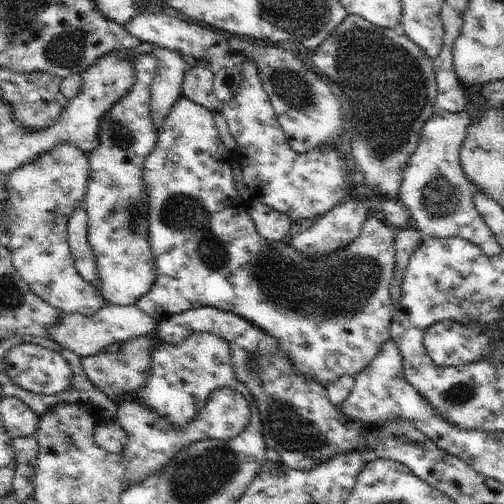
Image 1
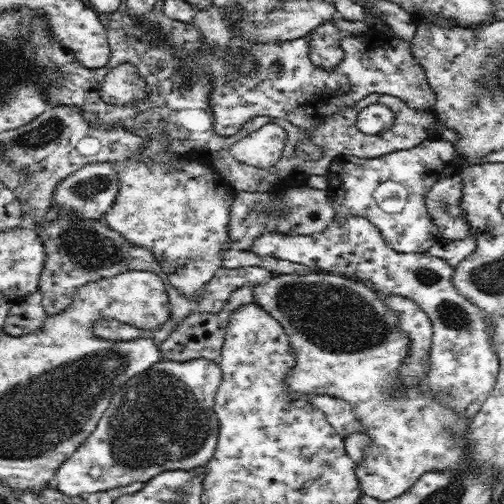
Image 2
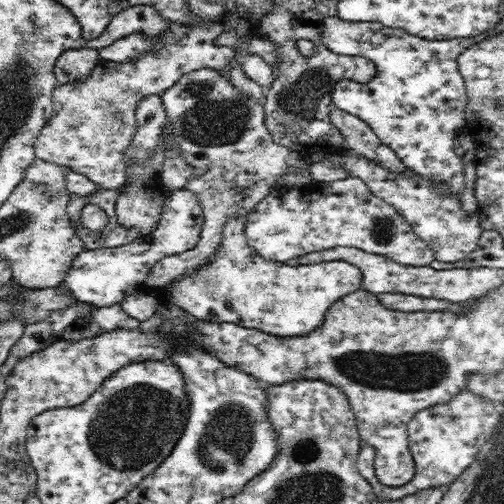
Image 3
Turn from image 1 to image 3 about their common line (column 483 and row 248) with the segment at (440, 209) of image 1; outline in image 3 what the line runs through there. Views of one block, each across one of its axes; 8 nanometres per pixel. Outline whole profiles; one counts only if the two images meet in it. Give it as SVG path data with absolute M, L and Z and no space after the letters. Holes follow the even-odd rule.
M230 218L224 226L224 238L222 248L216 252L212 262L194 274L182 276L180 280L172 282L170 288L166 288L168 298L182 310L186 310L196 320L206 322L232 322L236 326L244 326L248 330L260 330L266 334L274 334L276 338L296 338L312 334L322 322L330 306L344 298L346 294L352 294L360 290L364 276L356 266L350 266L342 260L336 262L320 262L310 266L288 266L280 264L276 260L266 260L248 244L246 240L246 220Z

